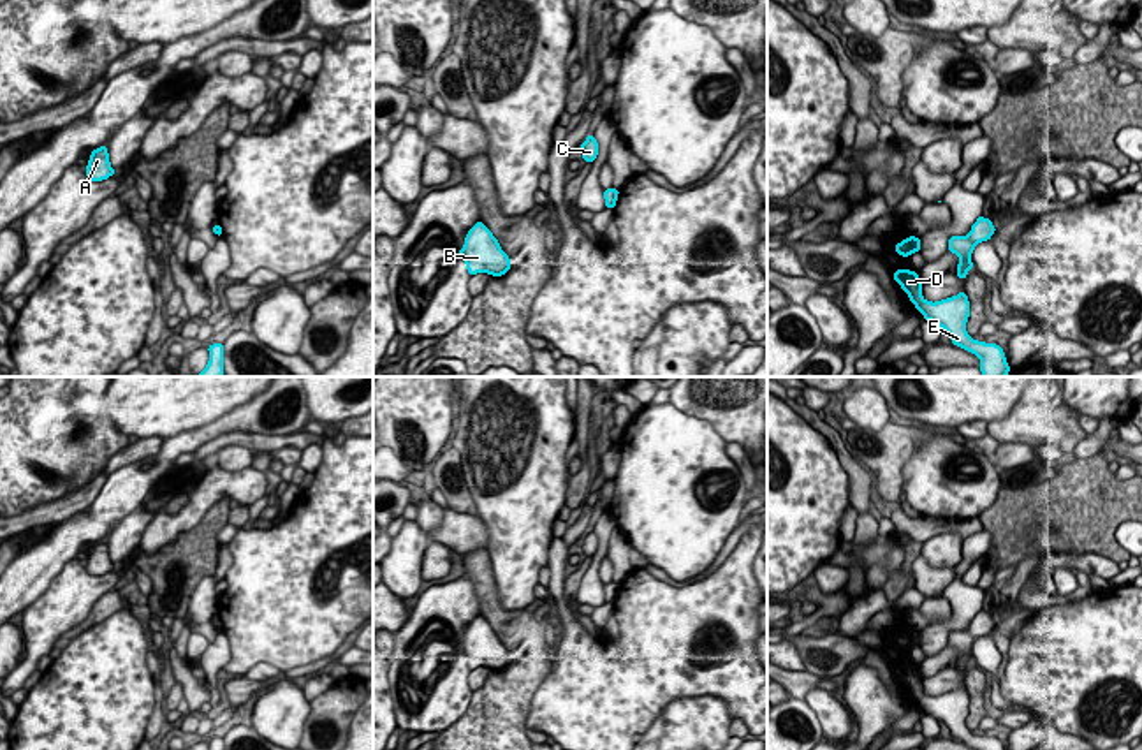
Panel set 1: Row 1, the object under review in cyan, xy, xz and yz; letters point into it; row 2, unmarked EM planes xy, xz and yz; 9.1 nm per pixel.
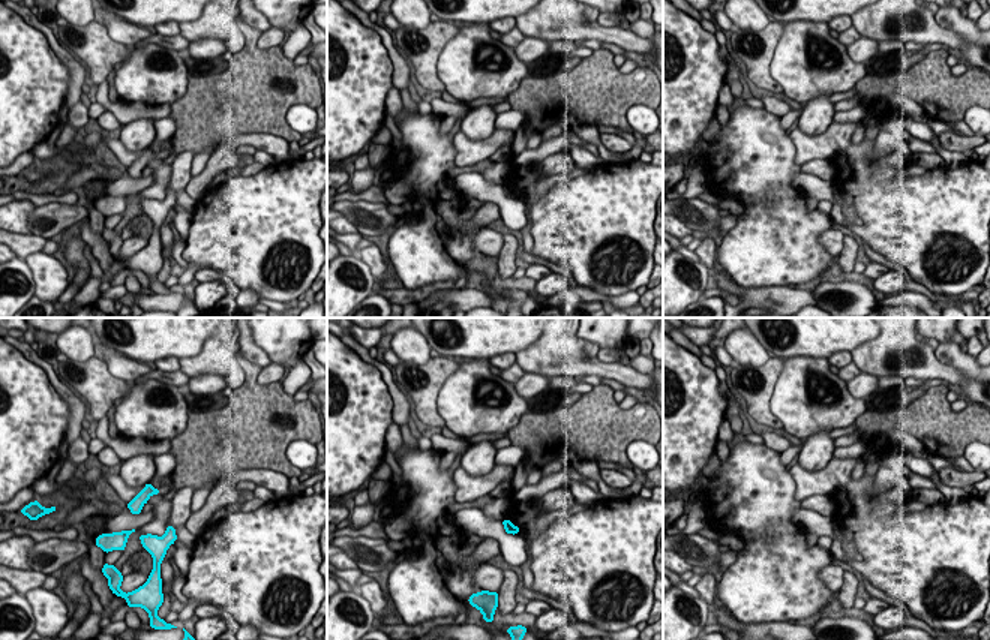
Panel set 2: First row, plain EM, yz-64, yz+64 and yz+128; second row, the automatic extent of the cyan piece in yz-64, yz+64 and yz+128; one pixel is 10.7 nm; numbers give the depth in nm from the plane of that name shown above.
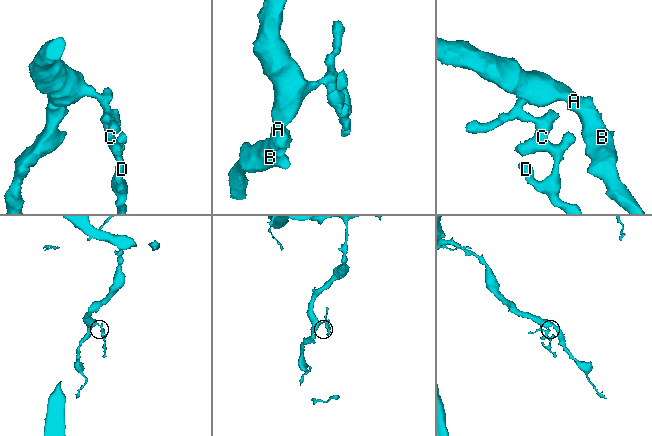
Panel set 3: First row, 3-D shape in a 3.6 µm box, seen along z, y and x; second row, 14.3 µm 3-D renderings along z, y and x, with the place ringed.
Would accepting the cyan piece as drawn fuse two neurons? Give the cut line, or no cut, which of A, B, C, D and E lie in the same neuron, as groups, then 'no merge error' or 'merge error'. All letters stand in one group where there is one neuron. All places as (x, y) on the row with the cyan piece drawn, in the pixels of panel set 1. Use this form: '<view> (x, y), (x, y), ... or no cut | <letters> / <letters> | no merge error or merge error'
no cut | A B C D E | no merge error

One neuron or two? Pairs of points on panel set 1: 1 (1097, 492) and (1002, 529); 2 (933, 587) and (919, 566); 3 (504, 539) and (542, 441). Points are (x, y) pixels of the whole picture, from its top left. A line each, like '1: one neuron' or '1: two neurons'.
1: one neuron
2: one neuron
3: one neuron

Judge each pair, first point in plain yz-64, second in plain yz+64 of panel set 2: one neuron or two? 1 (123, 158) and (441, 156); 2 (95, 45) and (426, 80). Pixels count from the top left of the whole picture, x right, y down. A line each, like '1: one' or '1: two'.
1: two
2: one

